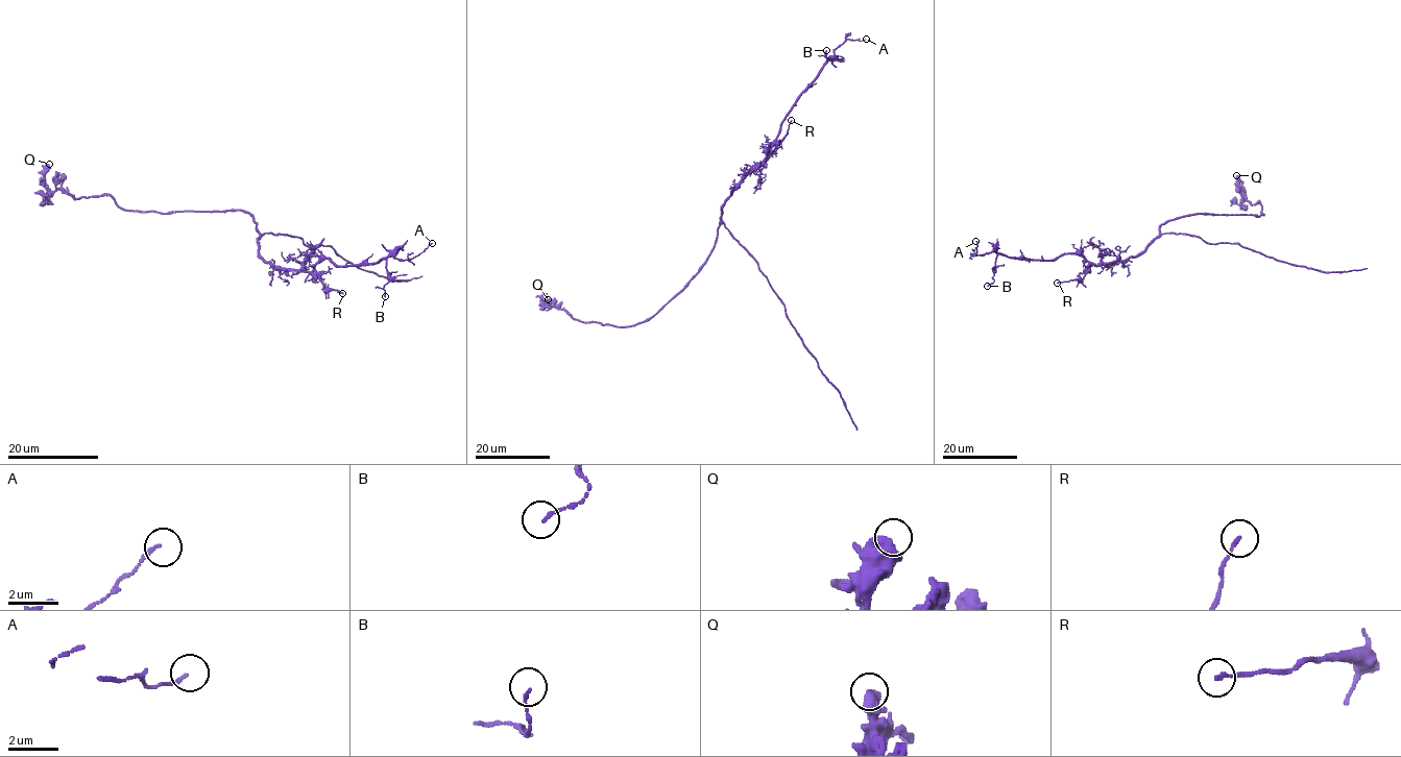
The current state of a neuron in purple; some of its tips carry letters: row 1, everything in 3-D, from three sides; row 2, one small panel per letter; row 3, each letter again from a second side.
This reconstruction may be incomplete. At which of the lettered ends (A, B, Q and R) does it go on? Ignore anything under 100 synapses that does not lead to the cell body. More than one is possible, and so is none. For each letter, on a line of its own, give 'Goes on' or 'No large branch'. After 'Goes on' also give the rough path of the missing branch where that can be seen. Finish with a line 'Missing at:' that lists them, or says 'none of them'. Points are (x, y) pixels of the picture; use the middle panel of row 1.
A: No large branch
B: No large branch
Q: No large branch
R: No large branch
Missing at: none of them

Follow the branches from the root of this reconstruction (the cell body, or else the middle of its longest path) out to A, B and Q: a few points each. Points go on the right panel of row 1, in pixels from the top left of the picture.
A: (1160, 232), (1134, 257), (1098, 265), (1072, 253), (1053, 260), (1016, 259), (995, 251), (977, 255), (975, 241)
B: (1160, 232), (1143, 250), (1114, 263), (1094, 265), (1072, 253), (1053, 260), (998, 254), (994, 281), (987, 286)
Q: (1160, 232), (1162, 224), (1193, 214), (1263, 215), (1258, 200), (1251, 203), (1242, 197), (1236, 175)

